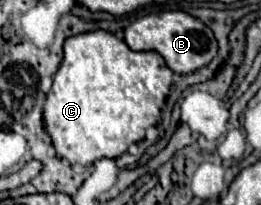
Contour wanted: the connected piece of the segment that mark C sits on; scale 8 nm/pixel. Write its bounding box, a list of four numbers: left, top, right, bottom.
[44,29,172,165]

